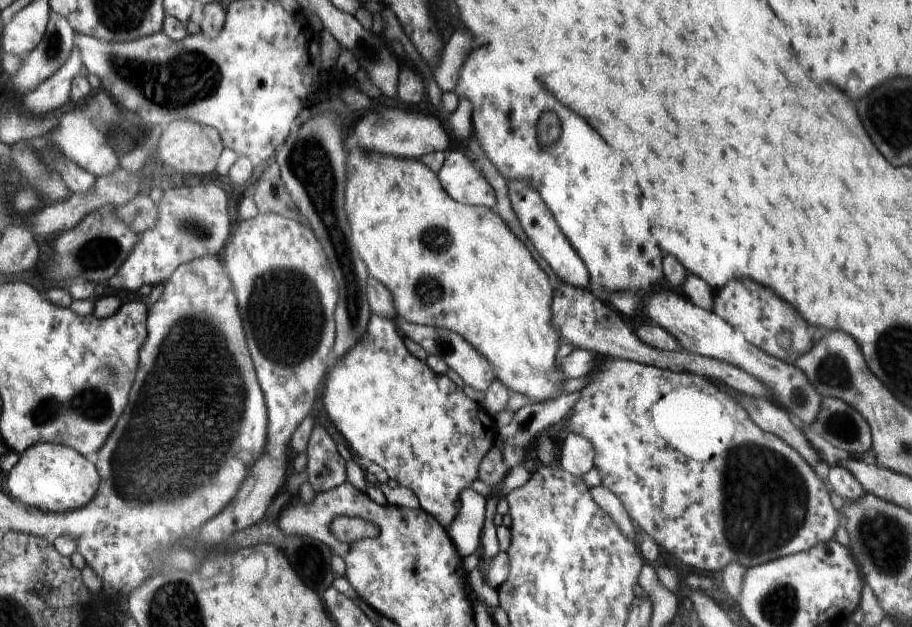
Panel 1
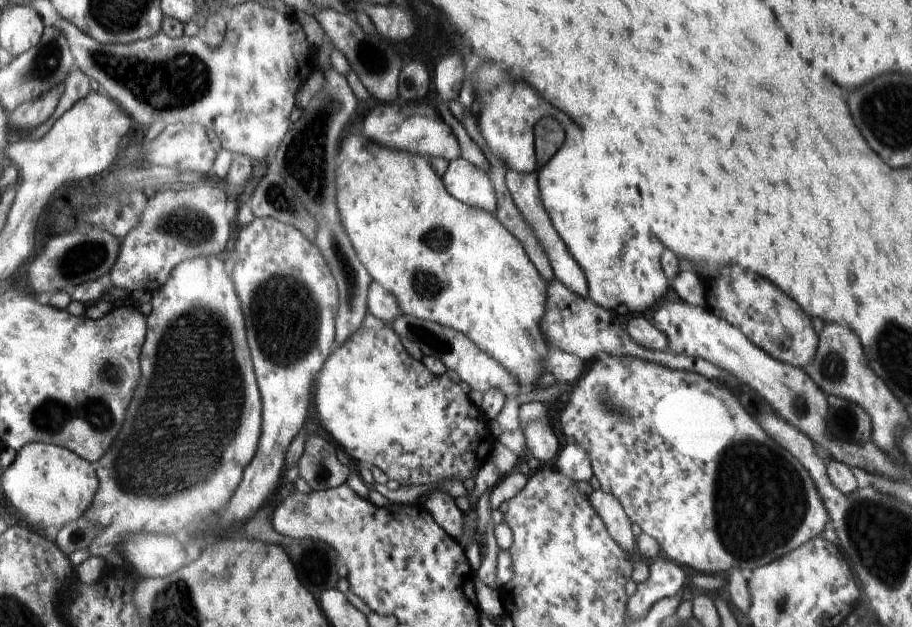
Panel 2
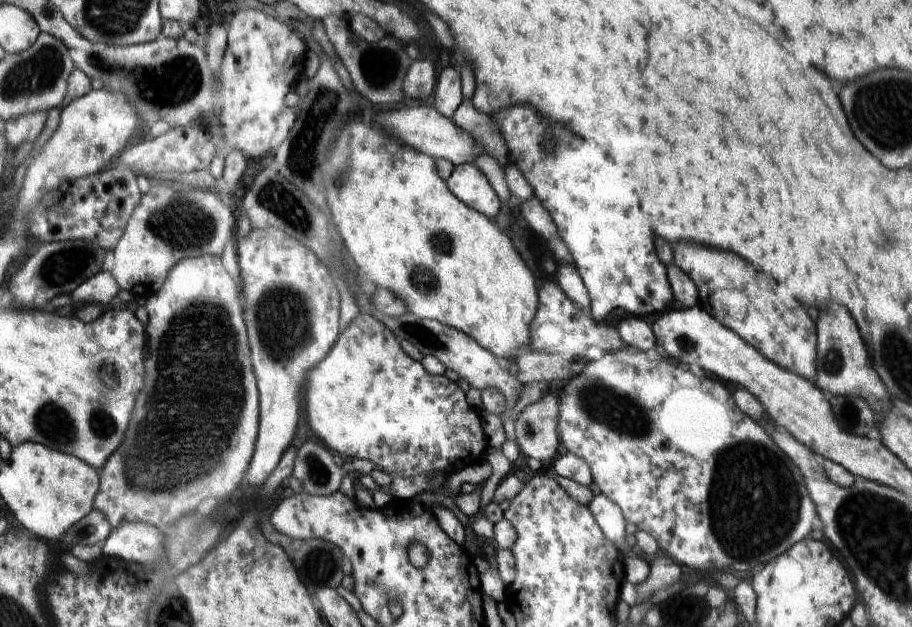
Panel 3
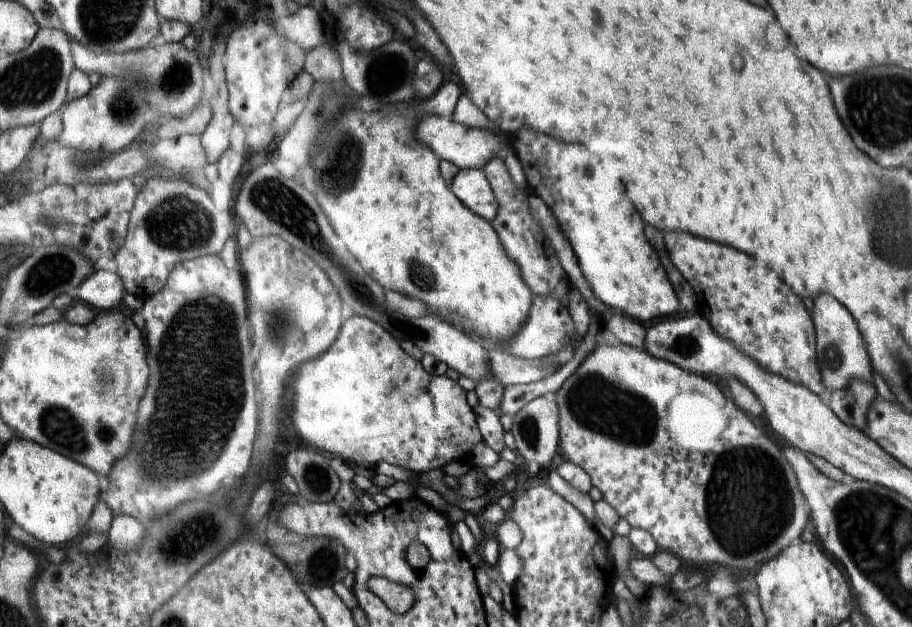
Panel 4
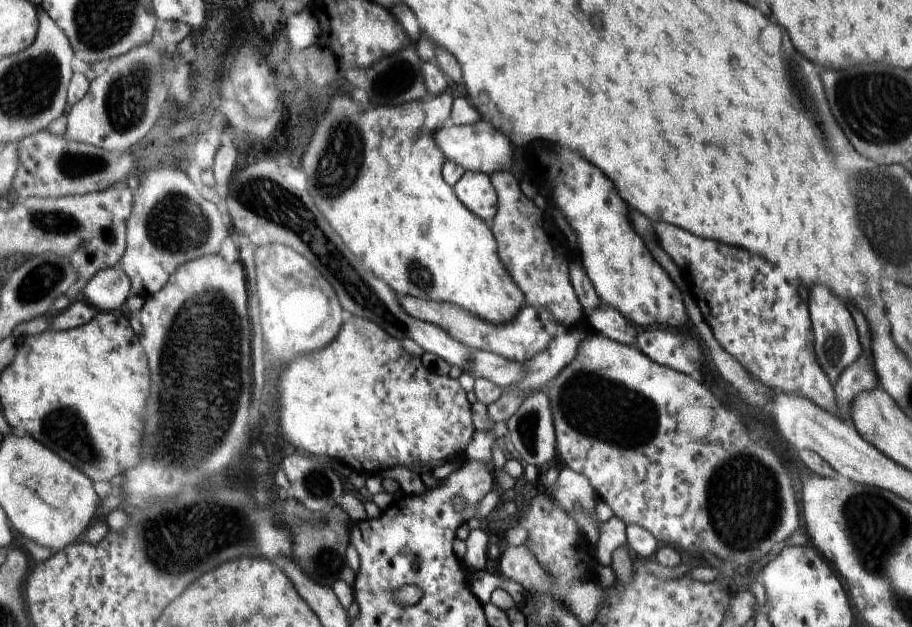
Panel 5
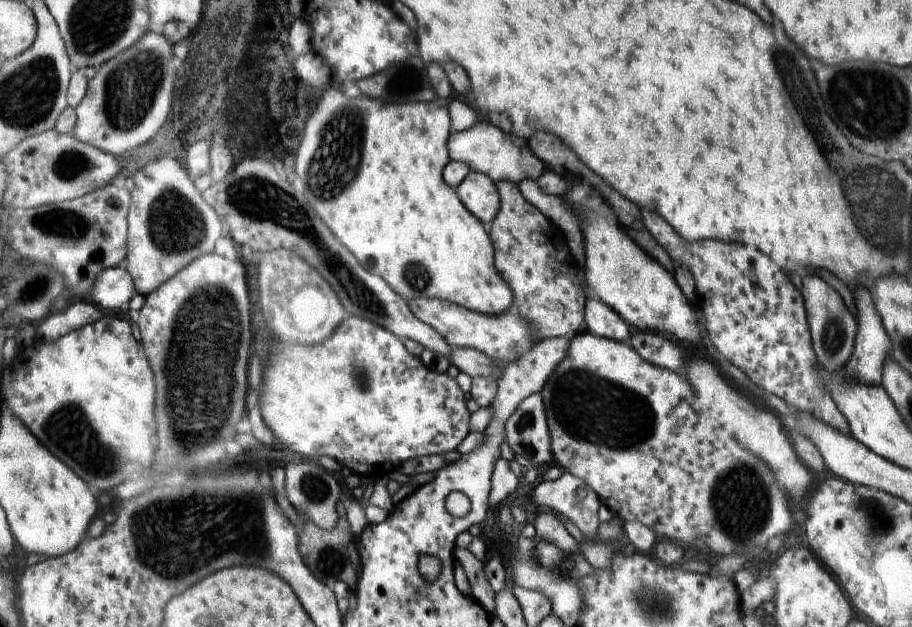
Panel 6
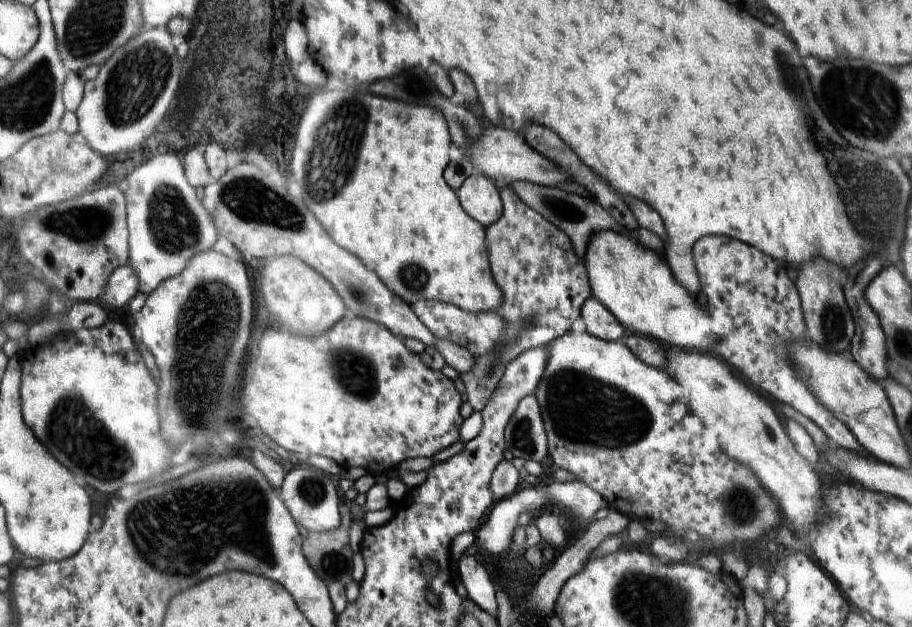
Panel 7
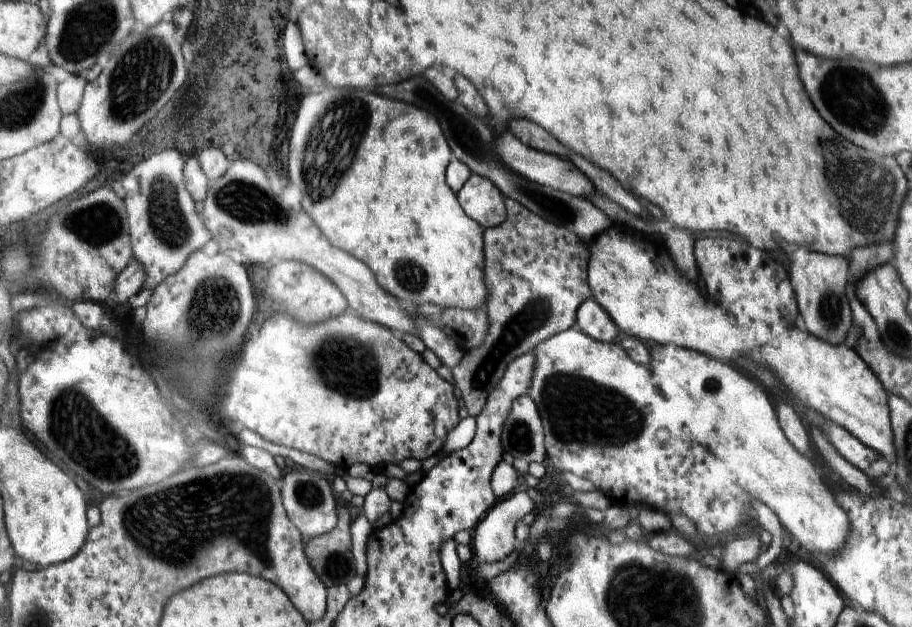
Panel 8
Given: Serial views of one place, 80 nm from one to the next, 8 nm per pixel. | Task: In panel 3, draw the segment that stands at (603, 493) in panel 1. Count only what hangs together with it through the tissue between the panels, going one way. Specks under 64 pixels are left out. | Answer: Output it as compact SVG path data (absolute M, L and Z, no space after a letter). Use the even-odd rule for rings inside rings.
M599 494L594 496L588 509L592 512L592 516L596 518L596 522L602 526L602 532L606 534L606 538L618 547L624 554L630 555L631 549L628 546L628 530L626 530L627 521L622 515L622 510L606 496Z

